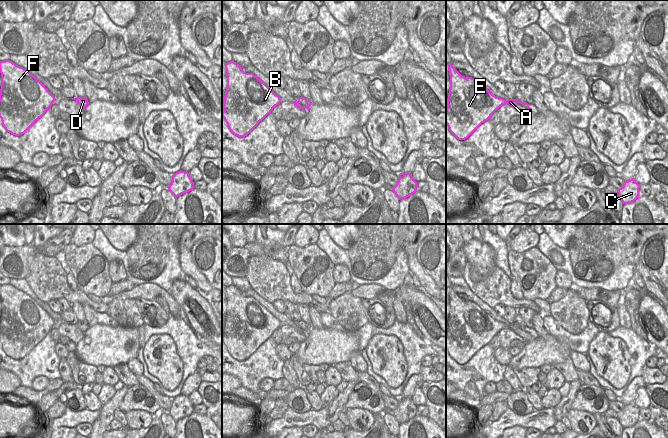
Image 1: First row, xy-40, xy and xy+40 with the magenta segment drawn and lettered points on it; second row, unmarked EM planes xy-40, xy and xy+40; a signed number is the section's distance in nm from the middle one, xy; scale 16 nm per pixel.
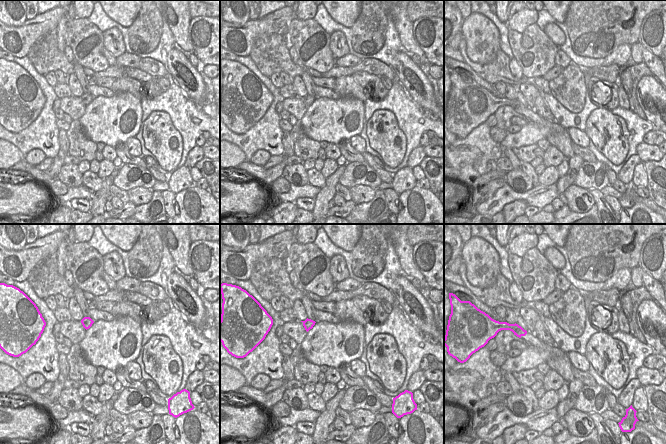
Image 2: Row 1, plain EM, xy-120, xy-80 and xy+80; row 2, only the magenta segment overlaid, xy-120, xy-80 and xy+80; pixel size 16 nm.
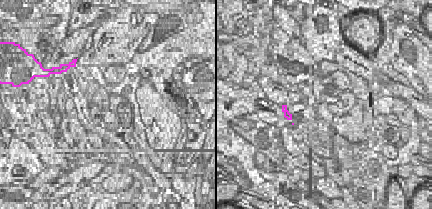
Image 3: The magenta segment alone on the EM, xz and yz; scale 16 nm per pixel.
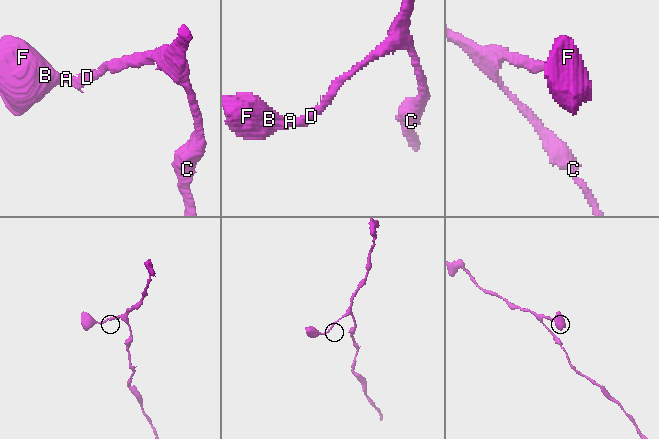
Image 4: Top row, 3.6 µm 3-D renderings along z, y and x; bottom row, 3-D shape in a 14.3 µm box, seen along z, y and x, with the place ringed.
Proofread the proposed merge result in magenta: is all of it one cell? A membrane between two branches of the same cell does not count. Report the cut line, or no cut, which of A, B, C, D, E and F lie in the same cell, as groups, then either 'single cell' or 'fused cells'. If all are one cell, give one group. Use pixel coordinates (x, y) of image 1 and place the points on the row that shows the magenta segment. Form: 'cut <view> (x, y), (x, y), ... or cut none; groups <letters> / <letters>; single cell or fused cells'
cut none; groups A B C D E F; single cell

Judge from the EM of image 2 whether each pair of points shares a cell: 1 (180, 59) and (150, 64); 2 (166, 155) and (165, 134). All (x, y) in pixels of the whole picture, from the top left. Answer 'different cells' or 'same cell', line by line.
1: different cells
2: same cell

